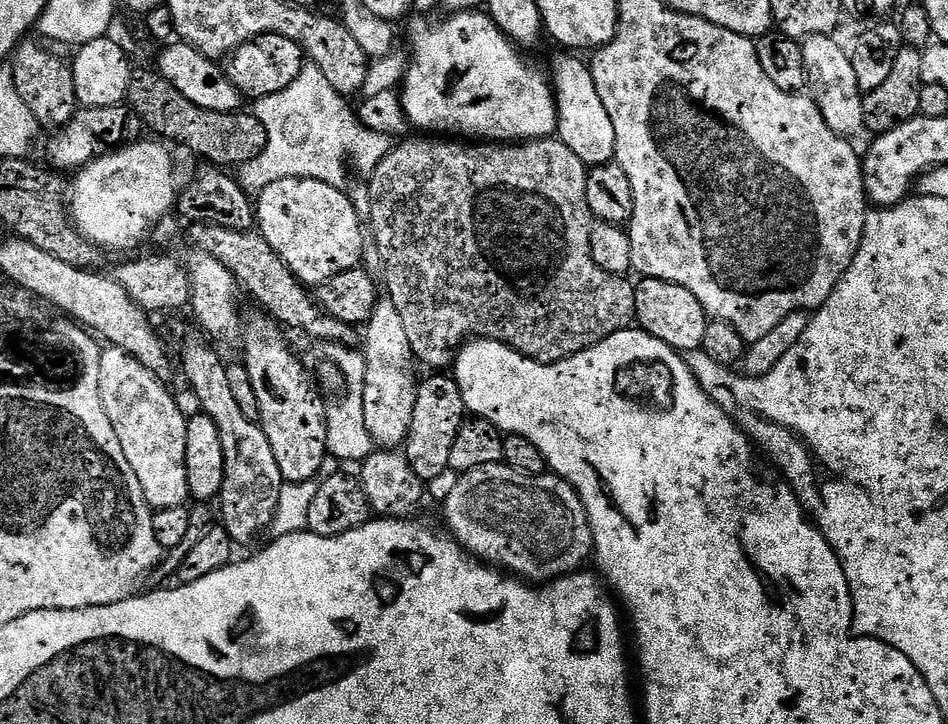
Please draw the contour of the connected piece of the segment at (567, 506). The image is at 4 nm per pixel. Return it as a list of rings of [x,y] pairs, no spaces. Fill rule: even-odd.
[[[507,463],[482,466],[459,477],[460,480],[448,492],[444,500],[444,516],[448,519],[451,535],[471,555],[499,566],[528,582],[547,582],[558,576],[567,576],[577,571],[584,559],[594,552],[592,527],[580,501],[580,495],[555,474],[527,476],[516,468],[507,468]]]

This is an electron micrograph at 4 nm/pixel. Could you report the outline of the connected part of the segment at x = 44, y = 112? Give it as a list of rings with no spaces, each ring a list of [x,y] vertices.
[[[21,43],[10,60],[12,80],[16,83],[17,94],[20,95],[19,103],[27,112],[34,114],[34,118],[38,118],[41,129],[65,128],[78,111],[72,69],[58,57],[51,56],[46,49],[28,43]]]

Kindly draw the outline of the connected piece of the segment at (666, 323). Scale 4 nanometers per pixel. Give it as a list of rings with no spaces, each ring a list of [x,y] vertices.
[[[641,279],[635,285],[636,315],[635,323],[654,338],[666,342],[666,346],[675,348],[681,354],[702,349],[702,338],[706,338],[706,326],[710,317],[702,302],[682,286],[665,280]]]

